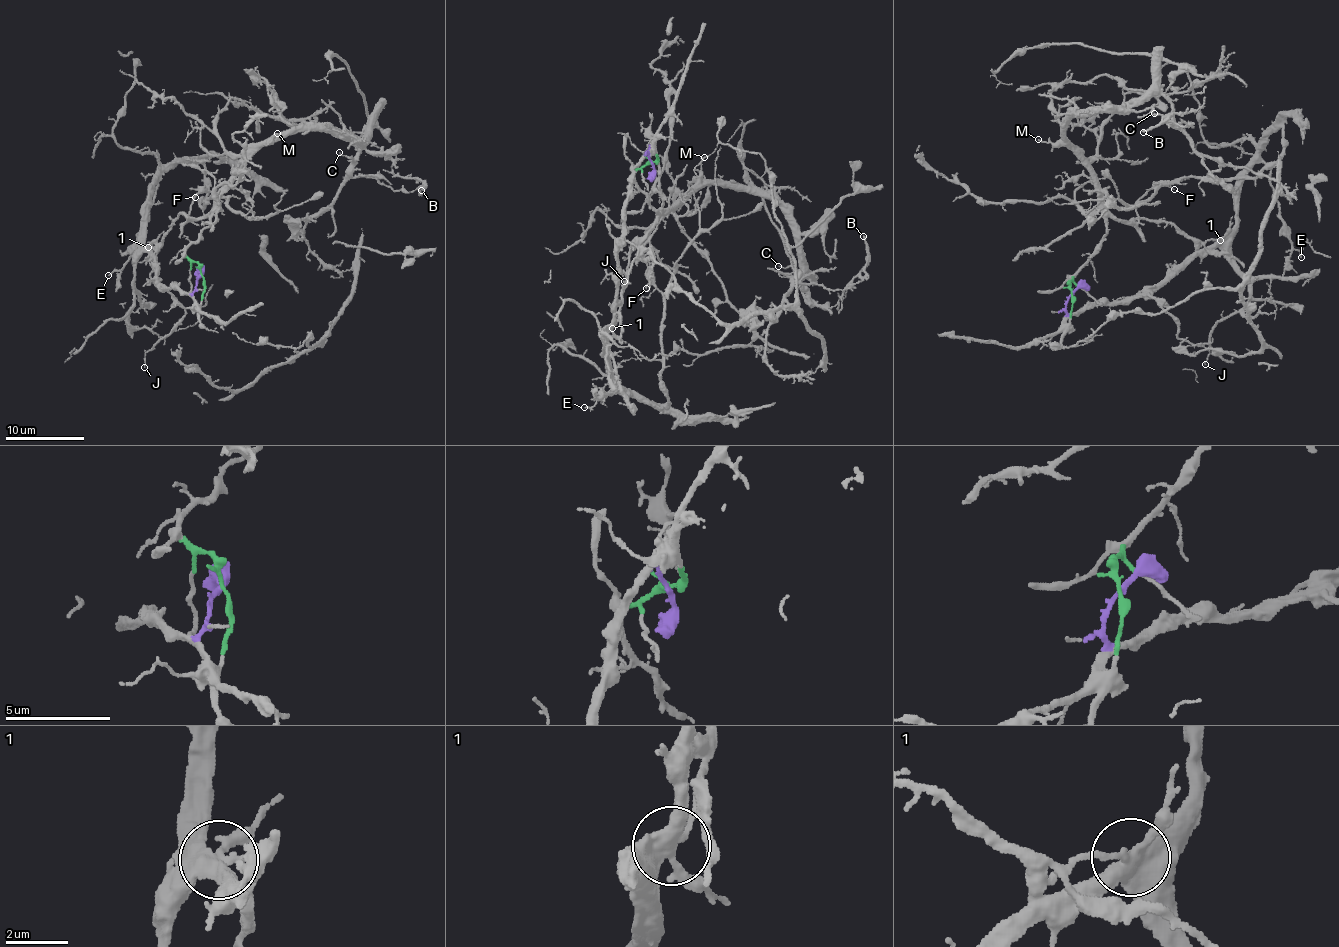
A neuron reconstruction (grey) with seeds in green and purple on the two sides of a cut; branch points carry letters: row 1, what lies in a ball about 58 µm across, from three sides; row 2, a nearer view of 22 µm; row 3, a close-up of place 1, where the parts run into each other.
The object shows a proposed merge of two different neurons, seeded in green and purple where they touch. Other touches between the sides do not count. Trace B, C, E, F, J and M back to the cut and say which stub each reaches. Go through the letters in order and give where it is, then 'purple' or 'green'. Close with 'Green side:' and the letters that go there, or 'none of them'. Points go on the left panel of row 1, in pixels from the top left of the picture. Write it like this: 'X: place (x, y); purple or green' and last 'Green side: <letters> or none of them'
B: place (421, 190); green
C: place (339, 152); green
E: place (108, 275); purple
F: place (195, 197); purple
J: place (144, 367); purple
M: place (277, 133); green
Green side: B, C, M

